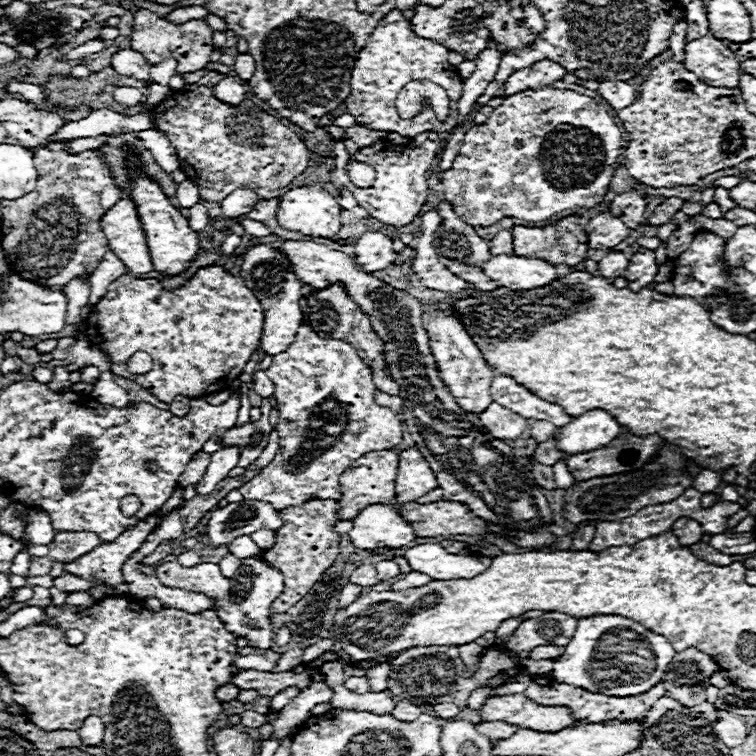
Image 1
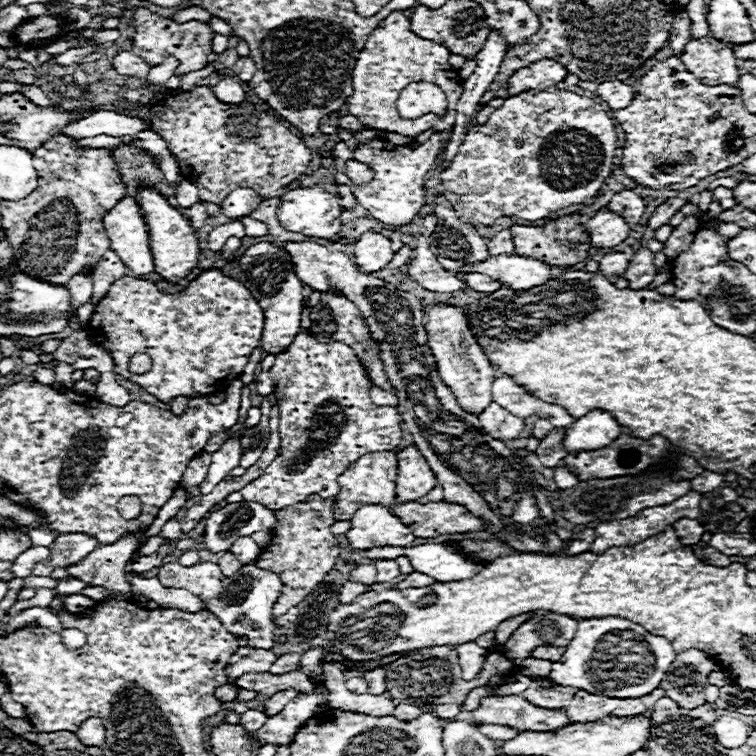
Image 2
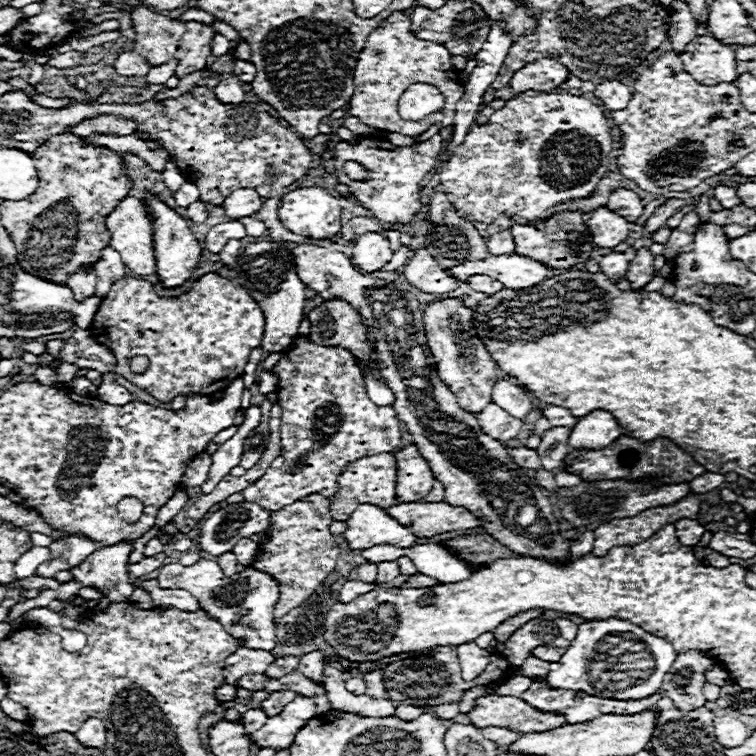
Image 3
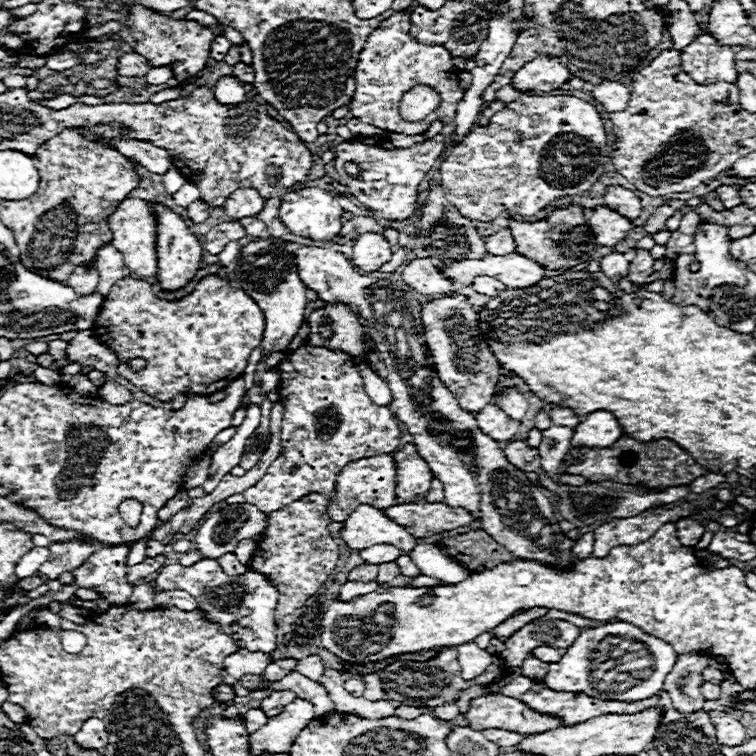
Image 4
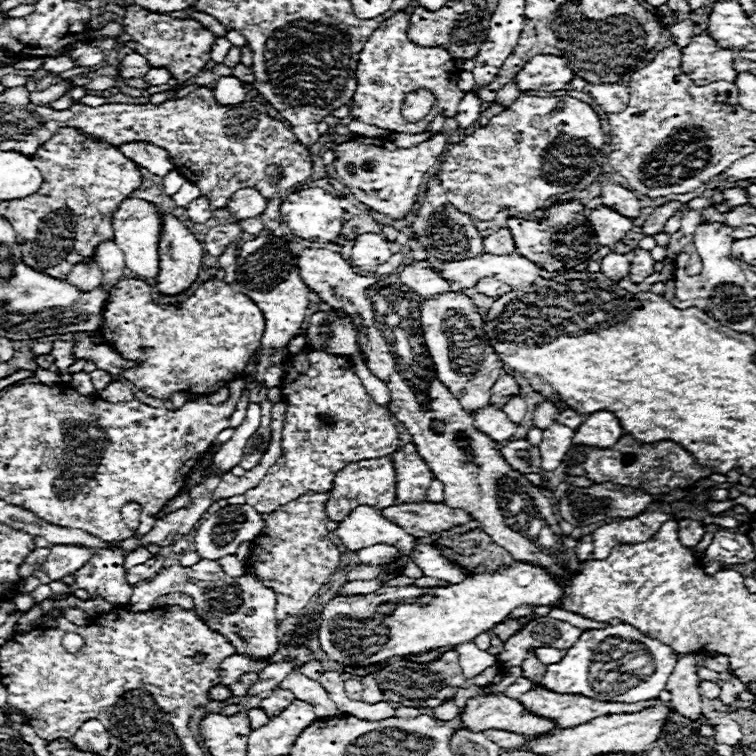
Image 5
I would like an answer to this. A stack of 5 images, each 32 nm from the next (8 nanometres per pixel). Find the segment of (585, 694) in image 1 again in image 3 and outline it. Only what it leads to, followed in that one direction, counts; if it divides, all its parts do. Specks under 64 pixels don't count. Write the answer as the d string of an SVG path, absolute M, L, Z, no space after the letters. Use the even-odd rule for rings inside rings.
M534 680L532 686L526 692L522 692L520 698L524 702L528 702L532 708L538 708L542 712L558 712L558 714L564 714L566 724L576 724L580 720L594 720L596 716L602 716L606 712L644 712L644 710L656 706L656 702L662 698L662 692L656 692L656 694L644 698L644 700L608 700L608 698L588 696L586 692L554 690L554 688L548 688L544 680Z

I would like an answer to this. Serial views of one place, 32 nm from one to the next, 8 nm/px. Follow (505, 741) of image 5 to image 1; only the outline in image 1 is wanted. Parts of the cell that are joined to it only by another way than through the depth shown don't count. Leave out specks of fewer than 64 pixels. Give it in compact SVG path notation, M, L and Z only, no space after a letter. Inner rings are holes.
M480 722L476 724L476 728L480 734L488 736L490 740L504 740L516 732L510 724L504 724L504 722Z

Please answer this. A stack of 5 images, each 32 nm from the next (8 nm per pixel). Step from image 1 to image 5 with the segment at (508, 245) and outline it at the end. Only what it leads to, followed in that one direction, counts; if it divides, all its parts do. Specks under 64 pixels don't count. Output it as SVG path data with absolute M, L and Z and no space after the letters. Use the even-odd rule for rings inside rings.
M500 228L498 232L486 236L484 238L484 252L492 252L492 254L512 254L512 252L516 252L510 230Z

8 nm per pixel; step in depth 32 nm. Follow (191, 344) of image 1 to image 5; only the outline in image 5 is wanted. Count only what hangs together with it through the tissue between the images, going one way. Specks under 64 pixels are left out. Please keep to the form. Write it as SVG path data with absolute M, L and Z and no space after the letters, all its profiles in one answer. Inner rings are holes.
M130 278L118 280L116 288L112 290L112 300L108 300L108 308L104 310L104 324L96 334L102 336L112 348L116 348L120 356L140 362L140 366L122 372L128 382L132 382L148 396L168 400L174 392L210 394L222 386L218 382L236 380L248 366L252 354L260 348L260 340L264 334L264 314L248 296L234 292L232 286L224 282L208 280L184 304L164 306L152 300L150 284Z

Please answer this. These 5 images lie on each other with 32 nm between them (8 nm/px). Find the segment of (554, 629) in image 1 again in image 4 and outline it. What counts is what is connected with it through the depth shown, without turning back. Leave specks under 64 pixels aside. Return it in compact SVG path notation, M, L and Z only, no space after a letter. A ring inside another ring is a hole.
M542 616L528 622L516 634L512 634L504 642L506 648L500 654L500 658L508 668L522 666L522 660L530 656L532 648L538 648L540 644L552 644L552 648L570 648L578 634L580 628L566 620L552 620Z

